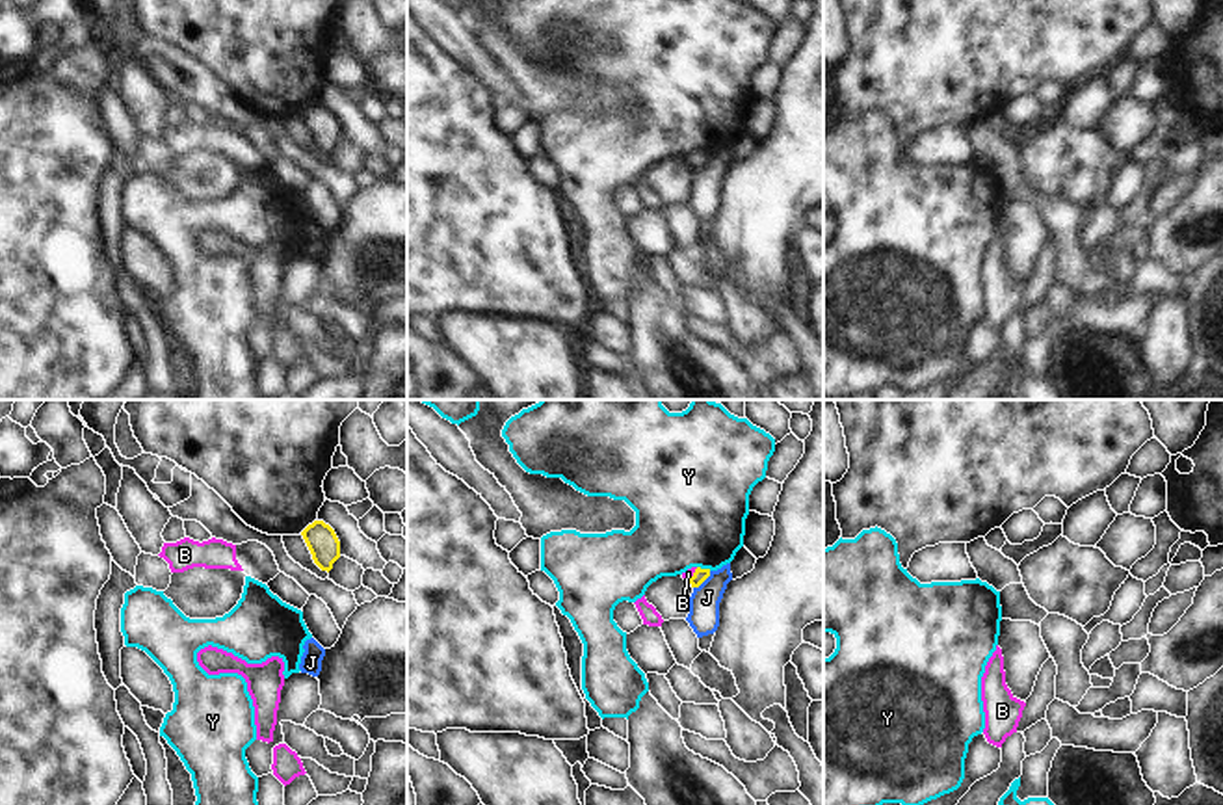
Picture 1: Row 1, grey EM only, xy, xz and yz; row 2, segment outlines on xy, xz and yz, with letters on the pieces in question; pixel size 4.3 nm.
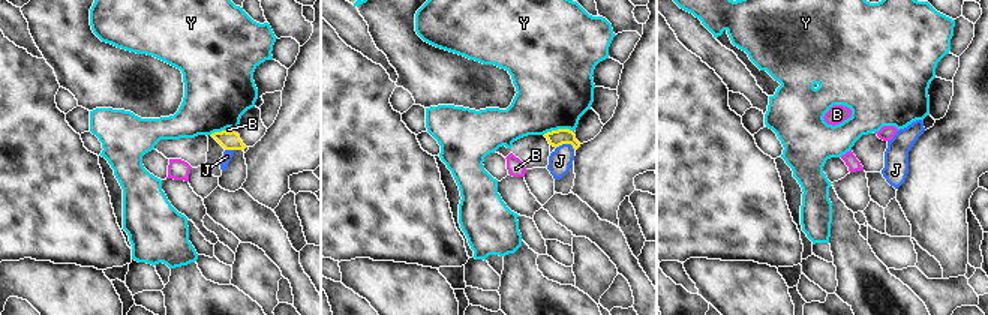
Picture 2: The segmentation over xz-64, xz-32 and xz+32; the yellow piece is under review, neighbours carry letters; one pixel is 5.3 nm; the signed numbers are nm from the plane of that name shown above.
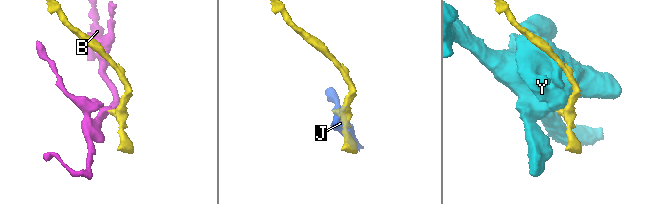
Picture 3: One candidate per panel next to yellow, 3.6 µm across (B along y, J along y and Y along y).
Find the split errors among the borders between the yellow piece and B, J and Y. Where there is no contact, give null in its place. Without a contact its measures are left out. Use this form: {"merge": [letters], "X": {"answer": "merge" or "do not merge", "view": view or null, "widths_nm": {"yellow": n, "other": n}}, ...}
{"merge": ["B"], "B": {"answer": "merge", "view": "xz", "widths_nm": {"yellow": 60, "other": 40}}, "J": {"answer": "do not merge", "view": "xz", "widths_nm": {"yellow": 60, "other": 140}}, "Y": {"answer": "do not merge", "view": "xz", "widths_nm": {"yellow": 60, "other": 460}}}

